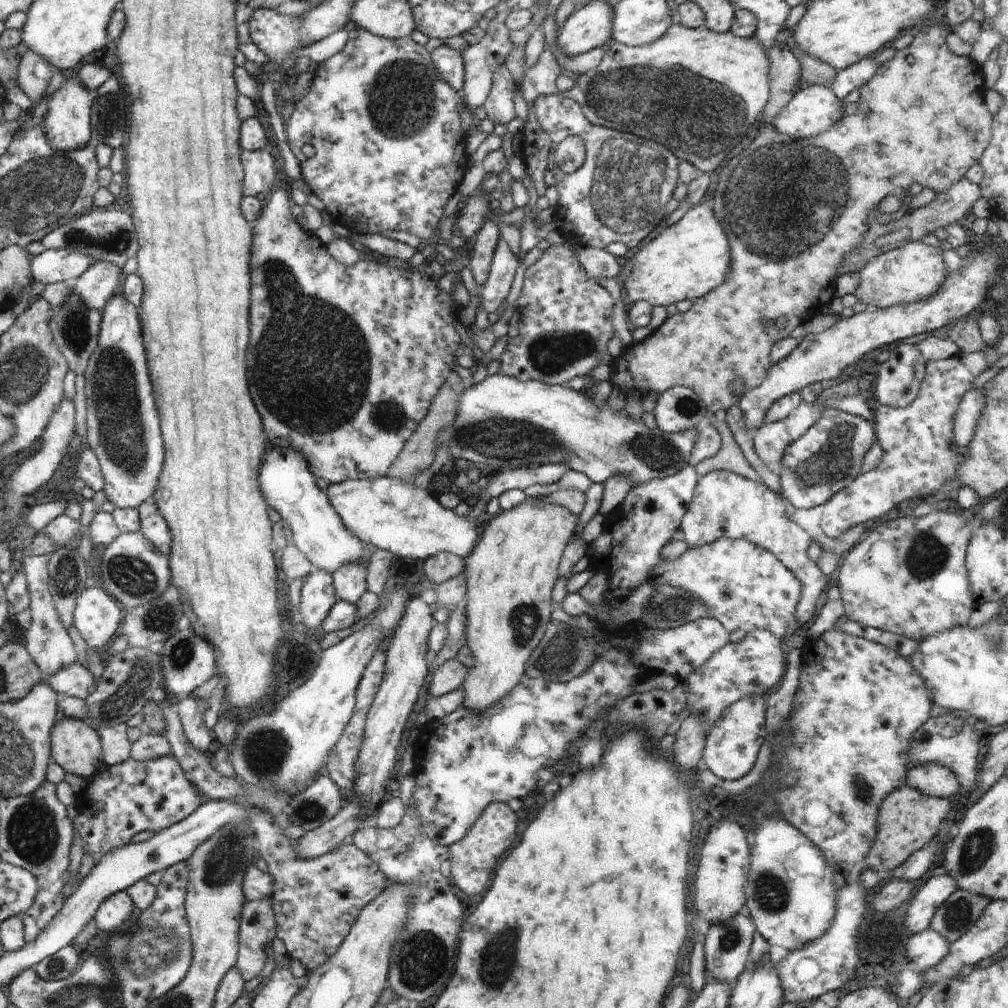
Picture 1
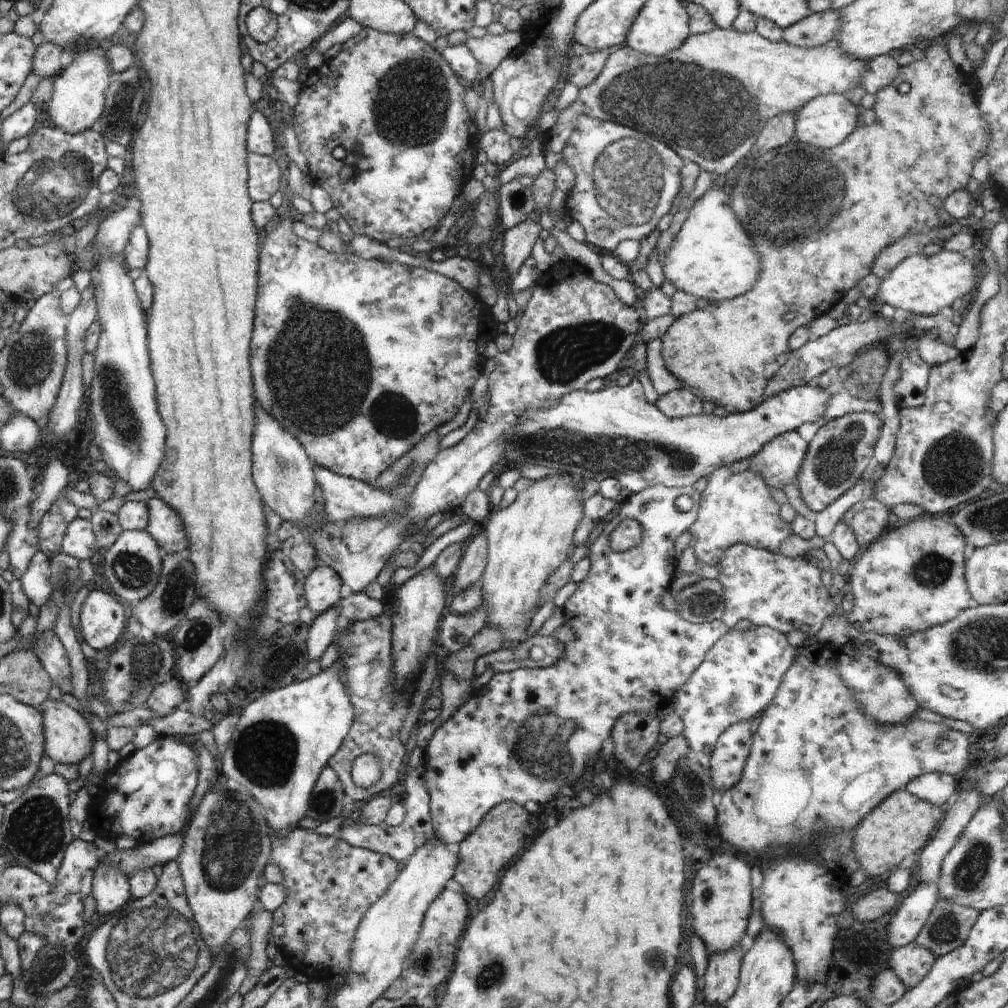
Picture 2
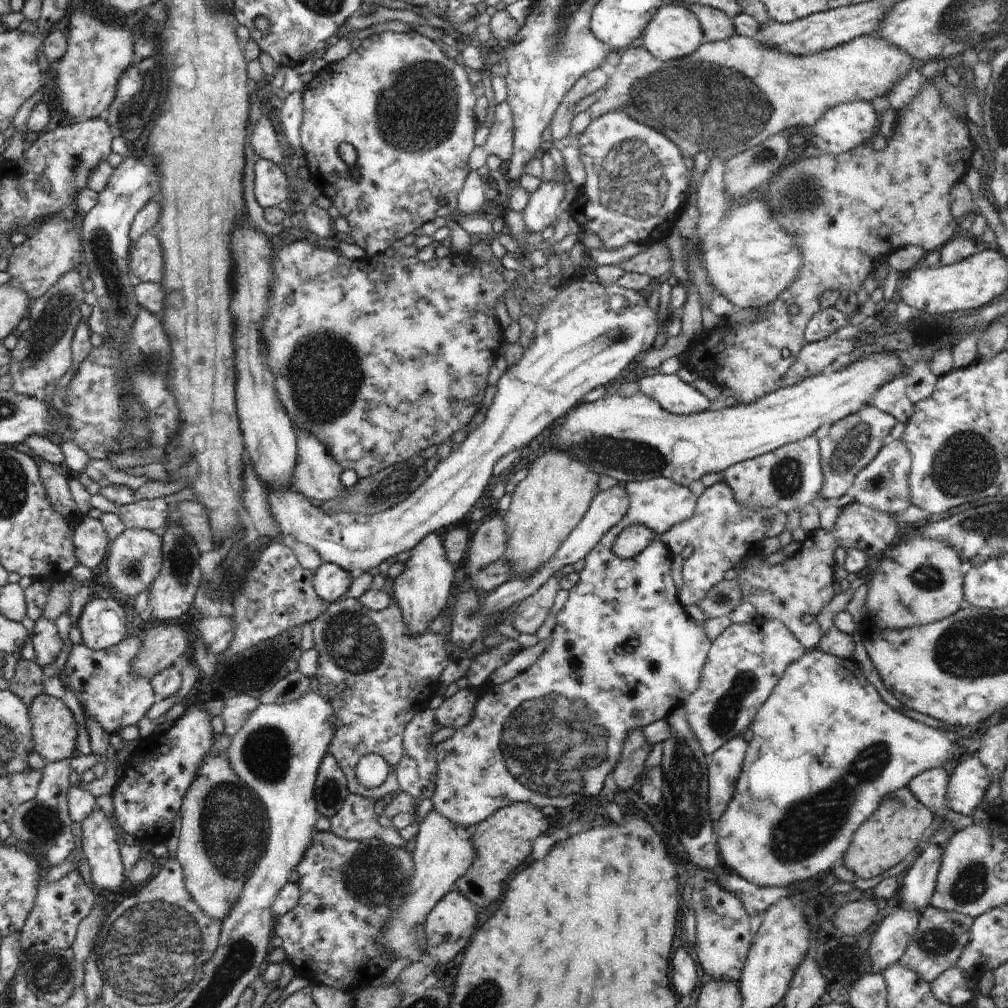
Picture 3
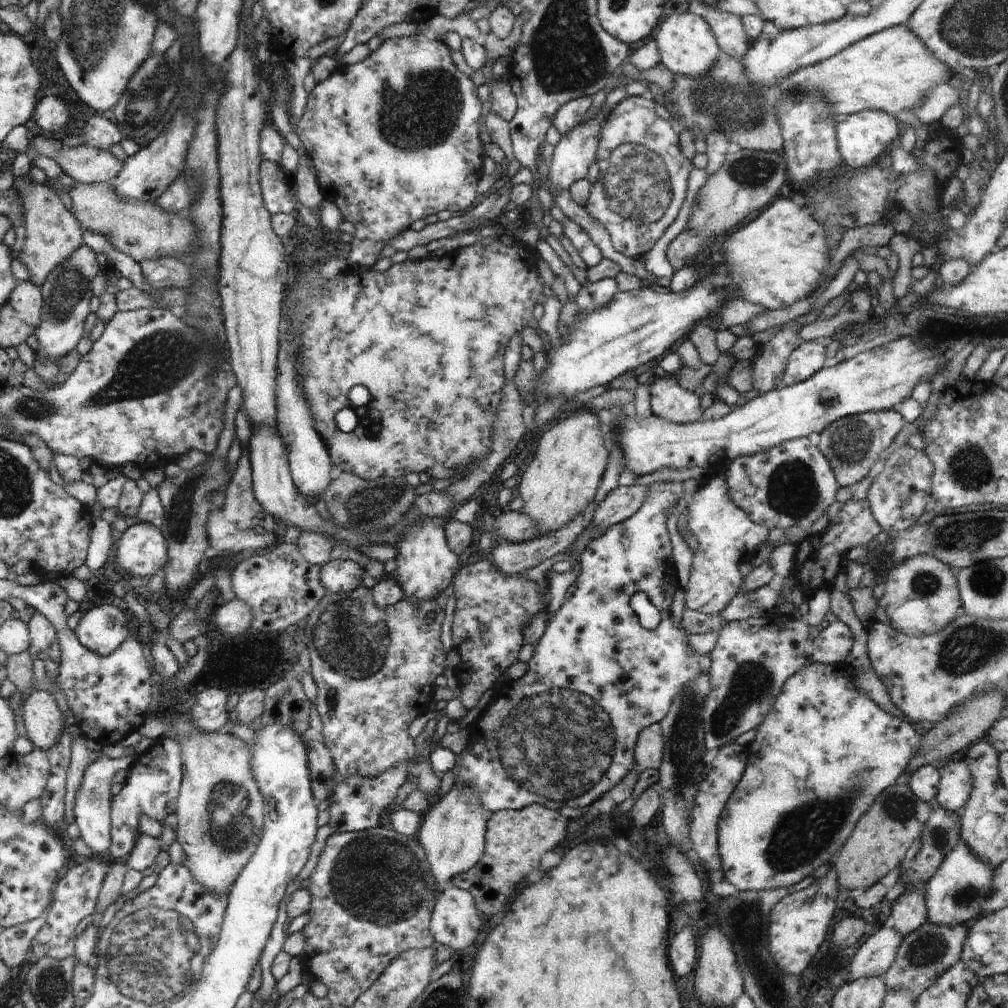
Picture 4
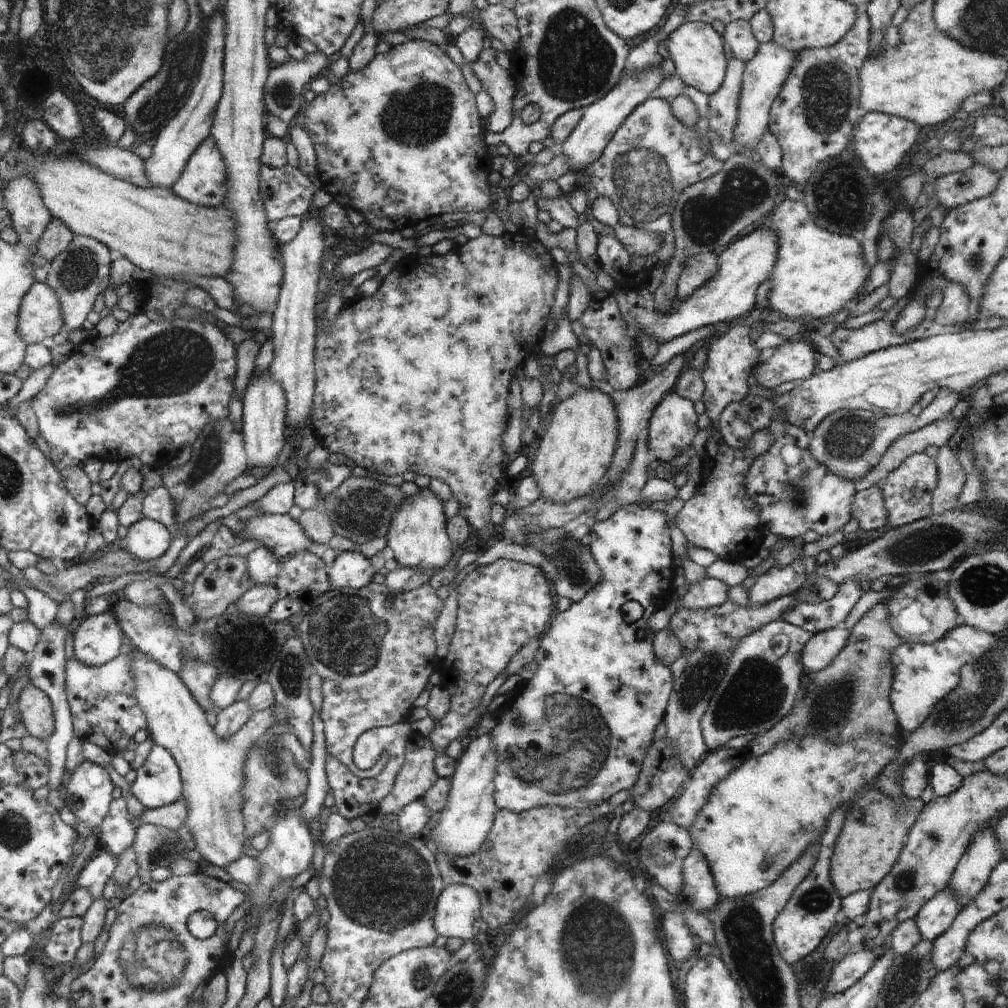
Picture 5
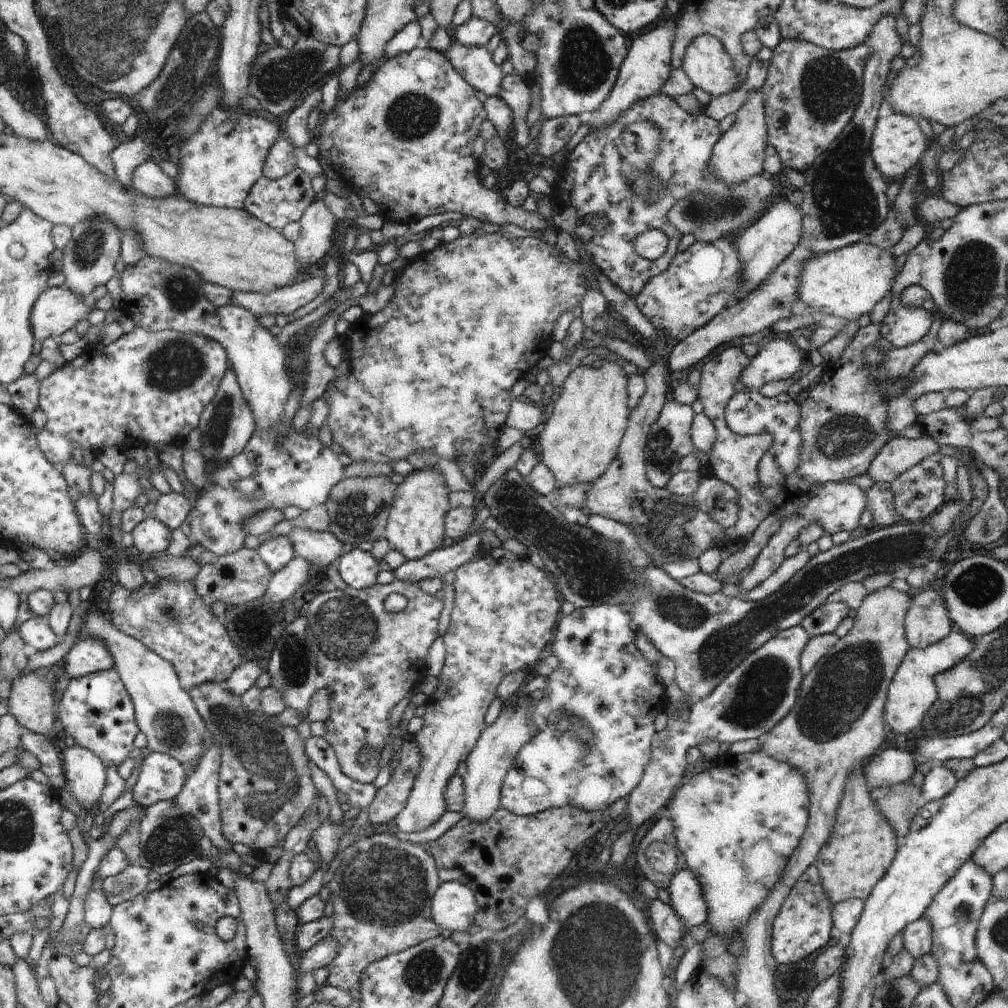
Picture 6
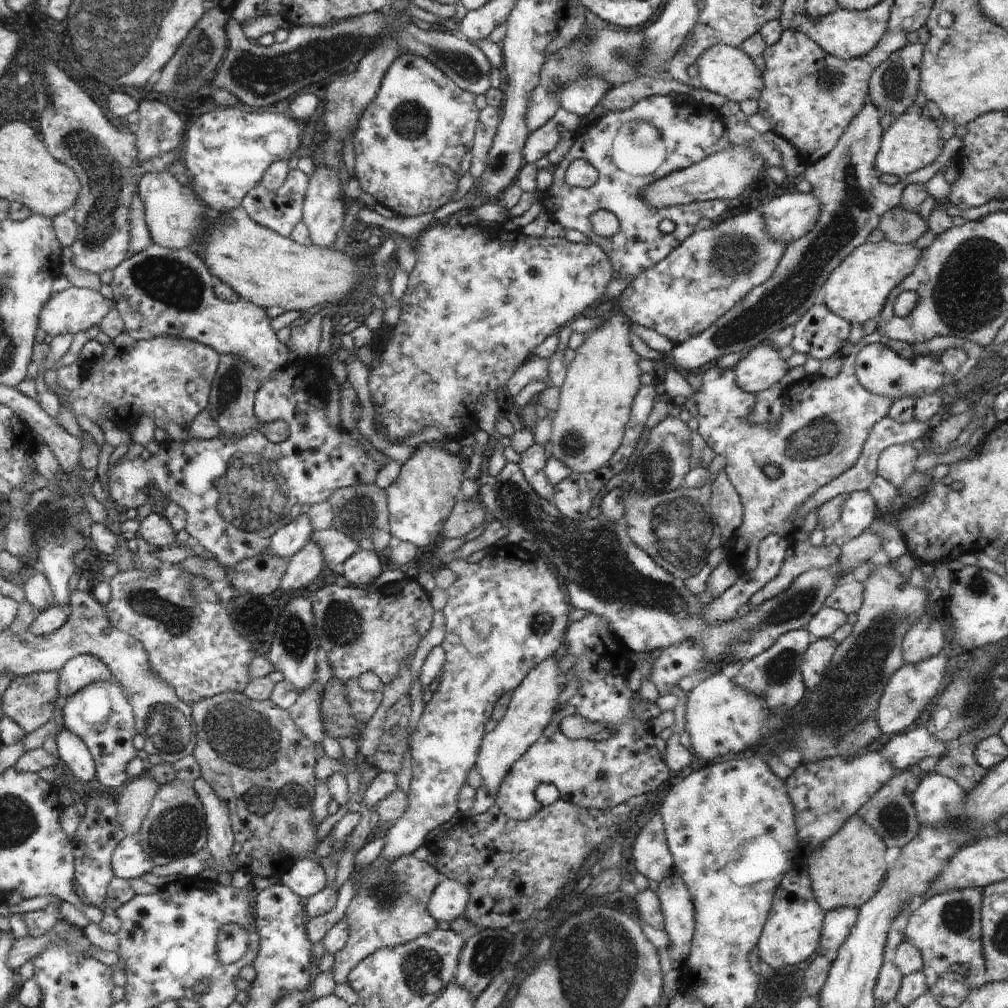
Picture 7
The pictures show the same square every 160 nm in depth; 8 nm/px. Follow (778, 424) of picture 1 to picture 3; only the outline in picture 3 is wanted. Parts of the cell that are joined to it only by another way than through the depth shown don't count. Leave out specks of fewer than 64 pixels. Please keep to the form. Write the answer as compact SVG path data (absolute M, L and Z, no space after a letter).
M806 437L772 452L733 464L722 471L722 476L741 506L749 509L774 507L786 516L792 510L800 512L819 496L825 481L818 437Z

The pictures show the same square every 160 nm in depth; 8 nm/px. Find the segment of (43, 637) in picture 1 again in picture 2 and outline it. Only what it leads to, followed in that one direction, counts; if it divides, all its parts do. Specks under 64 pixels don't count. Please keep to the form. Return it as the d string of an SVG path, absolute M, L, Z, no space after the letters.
M38 551L20 578L25 595L39 610L50 600L53 591L49 581L51 577L49 559L42 551Z

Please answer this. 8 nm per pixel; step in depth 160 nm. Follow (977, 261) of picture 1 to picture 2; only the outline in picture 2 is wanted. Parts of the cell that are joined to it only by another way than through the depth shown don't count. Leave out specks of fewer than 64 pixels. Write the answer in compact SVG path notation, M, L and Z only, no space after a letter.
M875 314L872 318L870 318L867 322L861 323L859 321L841 325L839 328L832 330L828 334L821 337L813 337L804 345L801 346L798 350L790 352L787 356L787 361L784 363L784 366L780 367L780 370L776 371L776 374L770 379L770 382L766 385L765 391L763 392L763 398L771 397L772 395L778 394L779 392L797 387L802 385L808 385L812 378L816 378L816 376L820 376L822 373L827 372L832 367L836 367L837 370L841 366L848 366L852 360L854 360L854 356L859 353L868 346L868 344L875 344L877 341L884 340L886 336L892 337L894 336L906 336L909 334L909 330L911 327L908 326L908 323L897 323L895 320L886 320L880 314Z

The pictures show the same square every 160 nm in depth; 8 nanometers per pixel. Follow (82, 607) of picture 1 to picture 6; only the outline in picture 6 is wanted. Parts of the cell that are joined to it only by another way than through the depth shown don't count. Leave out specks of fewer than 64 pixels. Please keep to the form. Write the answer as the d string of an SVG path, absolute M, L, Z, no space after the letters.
M79 638L64 656L64 670L72 678L82 678L88 674L111 670L114 667L112 654L100 638Z

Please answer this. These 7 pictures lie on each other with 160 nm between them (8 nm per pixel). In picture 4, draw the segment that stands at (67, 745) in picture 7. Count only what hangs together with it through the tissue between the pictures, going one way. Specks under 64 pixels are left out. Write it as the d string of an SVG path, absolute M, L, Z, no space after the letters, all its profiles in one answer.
M123 756L119 759L100 757L88 765L82 776L82 782L76 791L72 807L74 822L78 825L82 840L92 849L93 856L102 858L104 852L109 851L111 837L111 792L112 777L120 769L130 769L136 762L135 756Z

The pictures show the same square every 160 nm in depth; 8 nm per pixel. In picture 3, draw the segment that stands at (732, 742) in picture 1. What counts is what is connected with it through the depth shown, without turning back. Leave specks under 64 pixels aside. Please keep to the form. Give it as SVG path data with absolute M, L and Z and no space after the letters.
M740 735L725 742L711 754L712 760L708 765L707 809L712 824L716 824L732 800L735 782L742 772L747 748L748 743Z

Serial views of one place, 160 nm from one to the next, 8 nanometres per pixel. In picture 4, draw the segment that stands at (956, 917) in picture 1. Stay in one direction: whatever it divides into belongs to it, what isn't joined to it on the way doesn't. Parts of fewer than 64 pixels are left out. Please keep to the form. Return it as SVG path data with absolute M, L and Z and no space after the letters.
M926 921L918 930L902 939L895 961L881 979L888 989L909 991L917 999L941 974L960 960L967 932L968 928L964 924L944 926Z

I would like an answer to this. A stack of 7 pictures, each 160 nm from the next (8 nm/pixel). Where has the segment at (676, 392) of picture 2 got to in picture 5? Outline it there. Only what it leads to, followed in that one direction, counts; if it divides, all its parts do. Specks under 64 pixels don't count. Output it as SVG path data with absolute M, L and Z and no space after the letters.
M673 391L664 394L660 404L654 408L654 413L649 421L648 429L648 448L651 459L669 463L670 460L678 458L684 448L692 446L692 440L696 436L698 429L698 416L694 404L686 398L681 398Z

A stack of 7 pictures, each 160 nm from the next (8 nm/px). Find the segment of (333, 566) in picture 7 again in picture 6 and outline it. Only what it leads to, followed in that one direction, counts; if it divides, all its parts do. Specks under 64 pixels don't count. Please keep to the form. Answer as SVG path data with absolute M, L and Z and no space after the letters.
M292 528L292 532L288 532L286 538L290 540L296 557L304 558L315 570L322 573L347 551L347 549L342 550L347 547L343 546L343 543L329 531L318 532Z

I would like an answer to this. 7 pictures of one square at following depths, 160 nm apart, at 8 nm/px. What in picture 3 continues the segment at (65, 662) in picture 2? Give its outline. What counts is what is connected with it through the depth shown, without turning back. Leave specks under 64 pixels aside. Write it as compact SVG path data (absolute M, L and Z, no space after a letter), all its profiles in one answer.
M40 617L34 624L32 640L35 650L35 663L42 668L53 666L63 647L63 641L58 635L58 629L54 621L46 617Z

